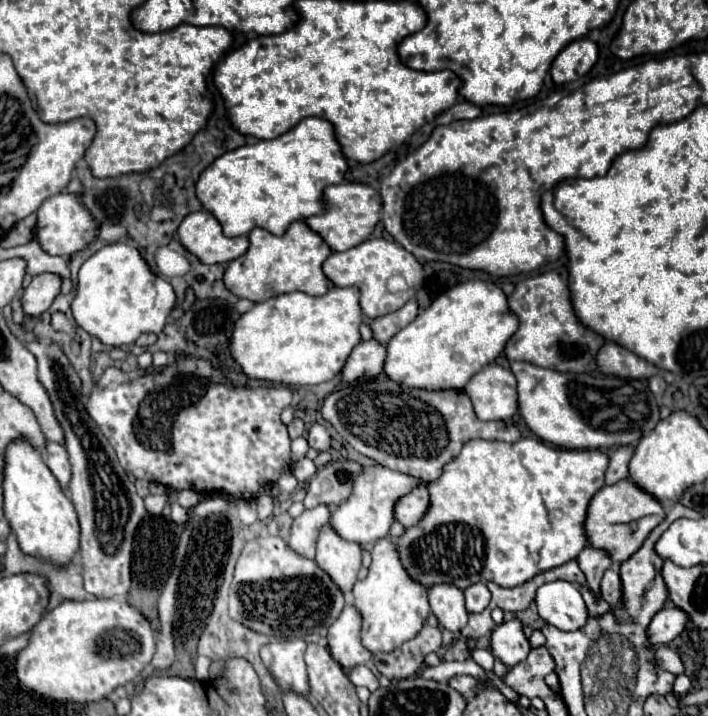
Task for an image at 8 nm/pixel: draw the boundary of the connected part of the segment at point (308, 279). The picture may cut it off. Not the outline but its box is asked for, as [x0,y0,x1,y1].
[224,221,332,303]

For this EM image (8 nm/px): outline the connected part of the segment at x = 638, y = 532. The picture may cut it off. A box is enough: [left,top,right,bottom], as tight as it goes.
[584,479,664,563]

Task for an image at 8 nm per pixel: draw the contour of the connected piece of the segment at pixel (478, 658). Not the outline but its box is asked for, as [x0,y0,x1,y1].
[472,649,494,671]

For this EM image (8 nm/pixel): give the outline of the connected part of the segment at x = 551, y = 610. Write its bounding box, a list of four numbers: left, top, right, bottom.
[536,581,588,631]

